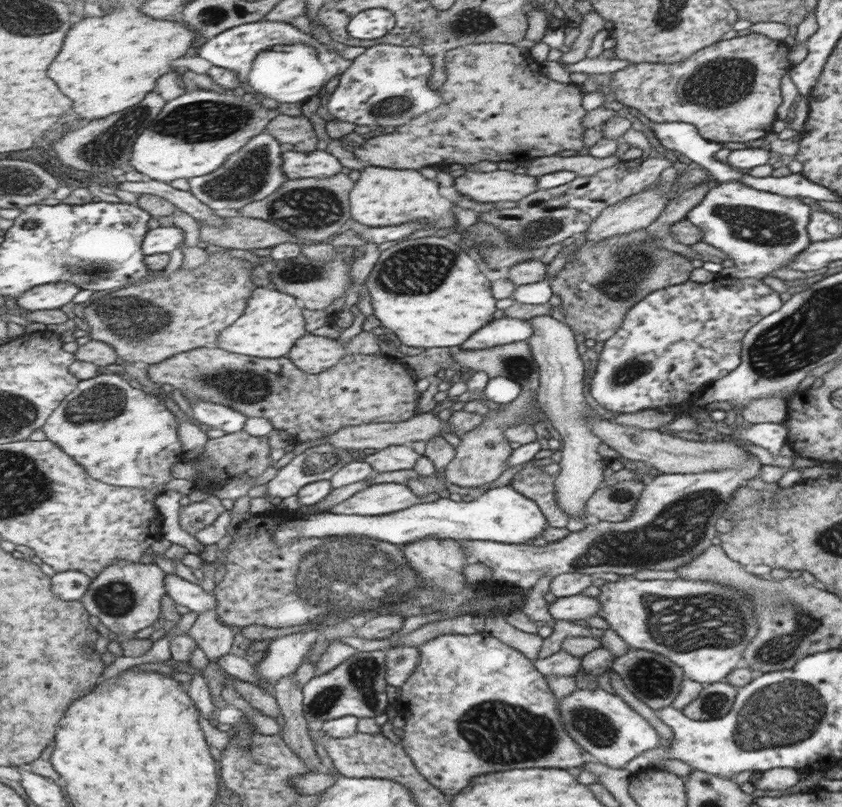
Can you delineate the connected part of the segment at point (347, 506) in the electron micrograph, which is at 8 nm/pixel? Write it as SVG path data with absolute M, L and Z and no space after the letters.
M378 483L355 492L341 504L333 506L331 513L379 516L409 508L419 502L419 497L413 495L403 483Z

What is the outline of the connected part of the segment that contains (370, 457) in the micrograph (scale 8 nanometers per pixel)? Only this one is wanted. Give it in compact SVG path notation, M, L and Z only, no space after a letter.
M389 446L383 450L368 454L363 458L365 462L376 473L393 472L397 470L413 469L420 455L415 453L411 446Z

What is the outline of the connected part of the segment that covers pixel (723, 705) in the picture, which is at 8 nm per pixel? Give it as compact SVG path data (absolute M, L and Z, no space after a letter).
M723 680L703 685L697 698L682 708L690 719L709 719L724 717L735 704L738 688Z

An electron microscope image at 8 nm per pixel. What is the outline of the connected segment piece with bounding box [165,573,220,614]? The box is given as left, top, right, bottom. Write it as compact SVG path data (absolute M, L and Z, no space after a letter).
M167 573L165 578L167 594L175 603L187 607L190 611L219 612L220 600L218 594L209 594L201 586L183 580L175 573Z

